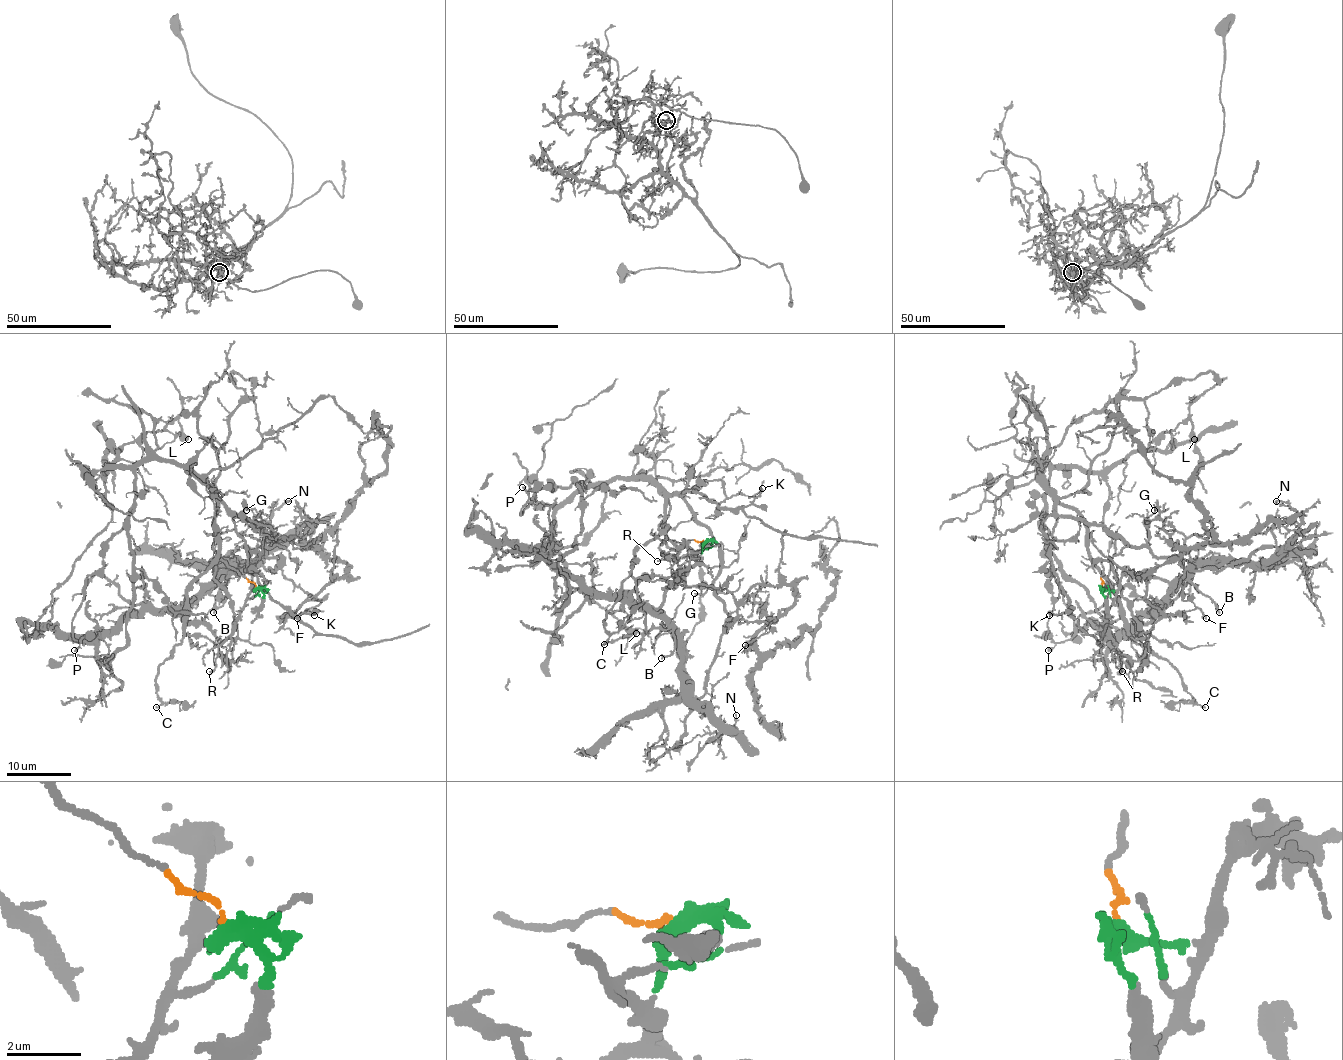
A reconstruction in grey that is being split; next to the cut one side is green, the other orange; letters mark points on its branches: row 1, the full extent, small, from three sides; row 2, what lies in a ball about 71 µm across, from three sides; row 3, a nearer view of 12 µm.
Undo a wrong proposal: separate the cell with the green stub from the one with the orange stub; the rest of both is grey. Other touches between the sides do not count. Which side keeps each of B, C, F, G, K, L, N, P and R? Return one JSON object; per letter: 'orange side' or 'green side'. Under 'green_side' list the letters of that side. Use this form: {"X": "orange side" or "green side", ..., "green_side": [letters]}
{"B": "green side", "C": "orange side", "F": "orange side", "G": "orange side", "K": "orange side", "L": "orange side", "N": "green side", "P": "orange side", "R": "green side", "green_side": ["B", "N", "R"]}

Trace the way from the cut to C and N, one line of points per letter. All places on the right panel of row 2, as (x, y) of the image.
C: (1103, 586), (1103, 565), (1096, 560), (1127, 633), (1162, 657), (1204, 707)
N: (1103, 586), (1116, 589), (1125, 573), (1179, 581), (1200, 567), (1270, 560), (1298, 531), (1299, 515), (1275, 501)

